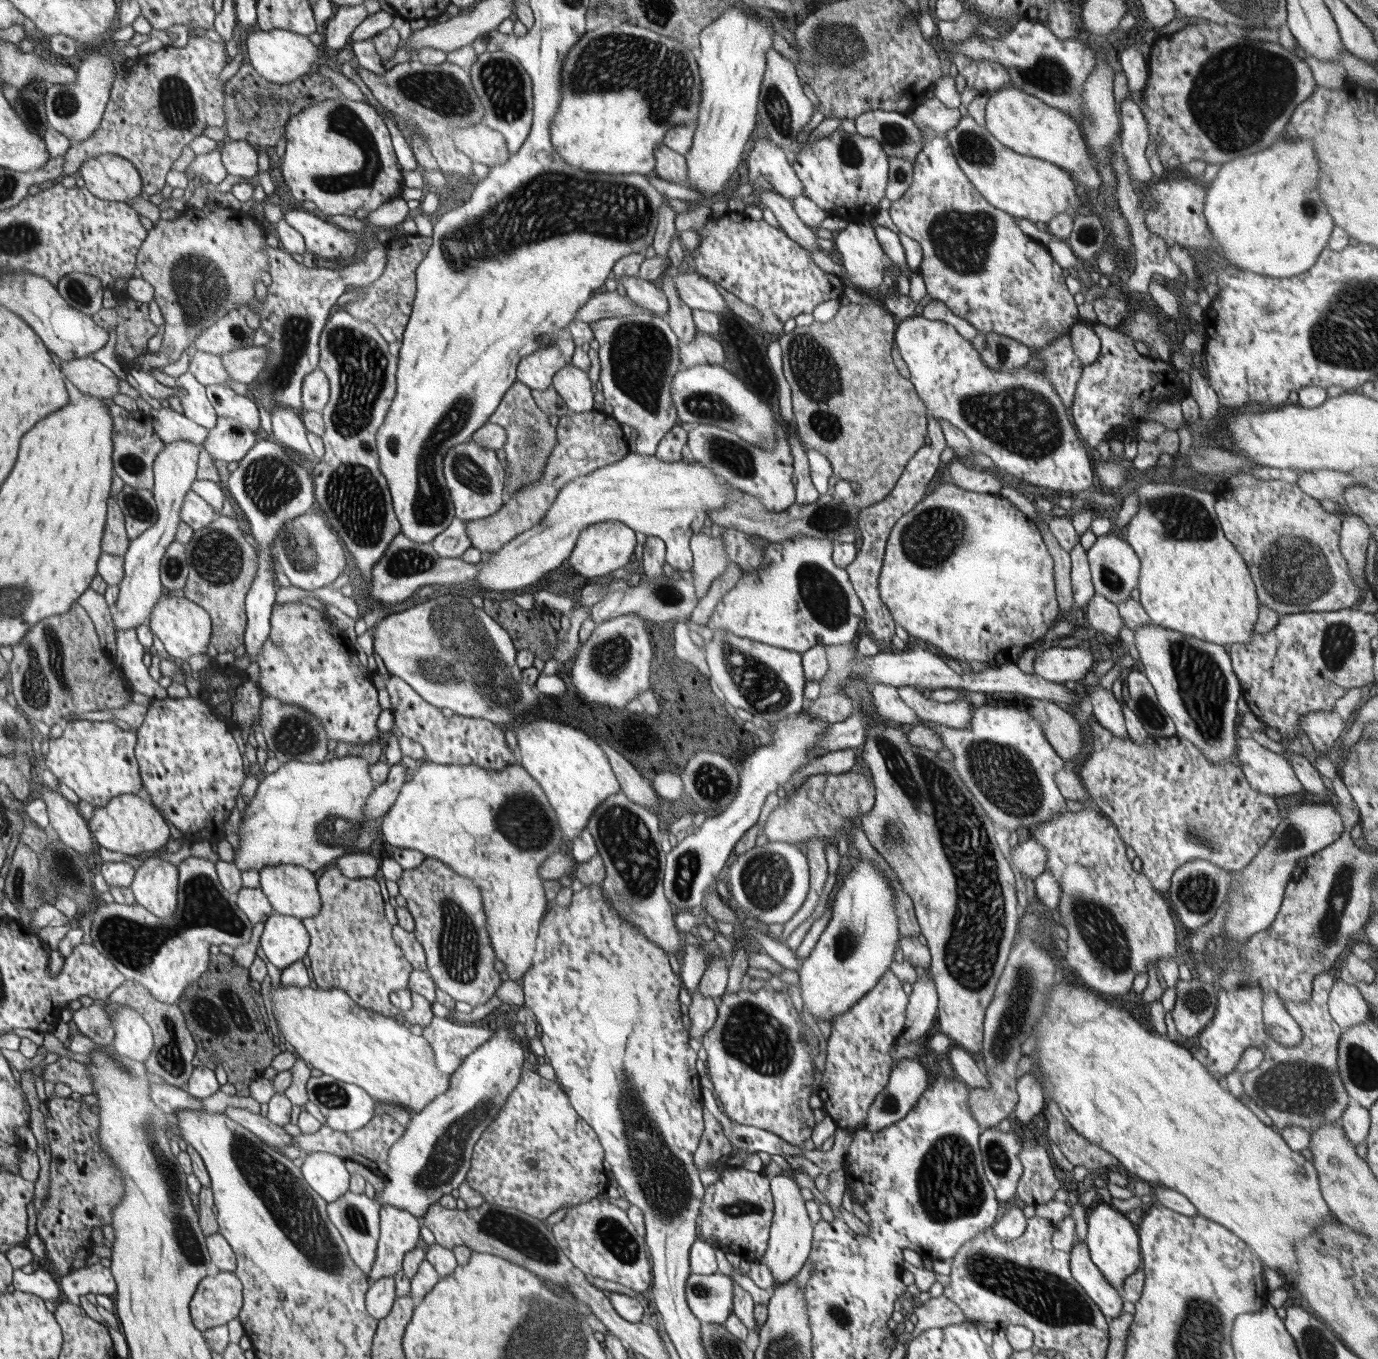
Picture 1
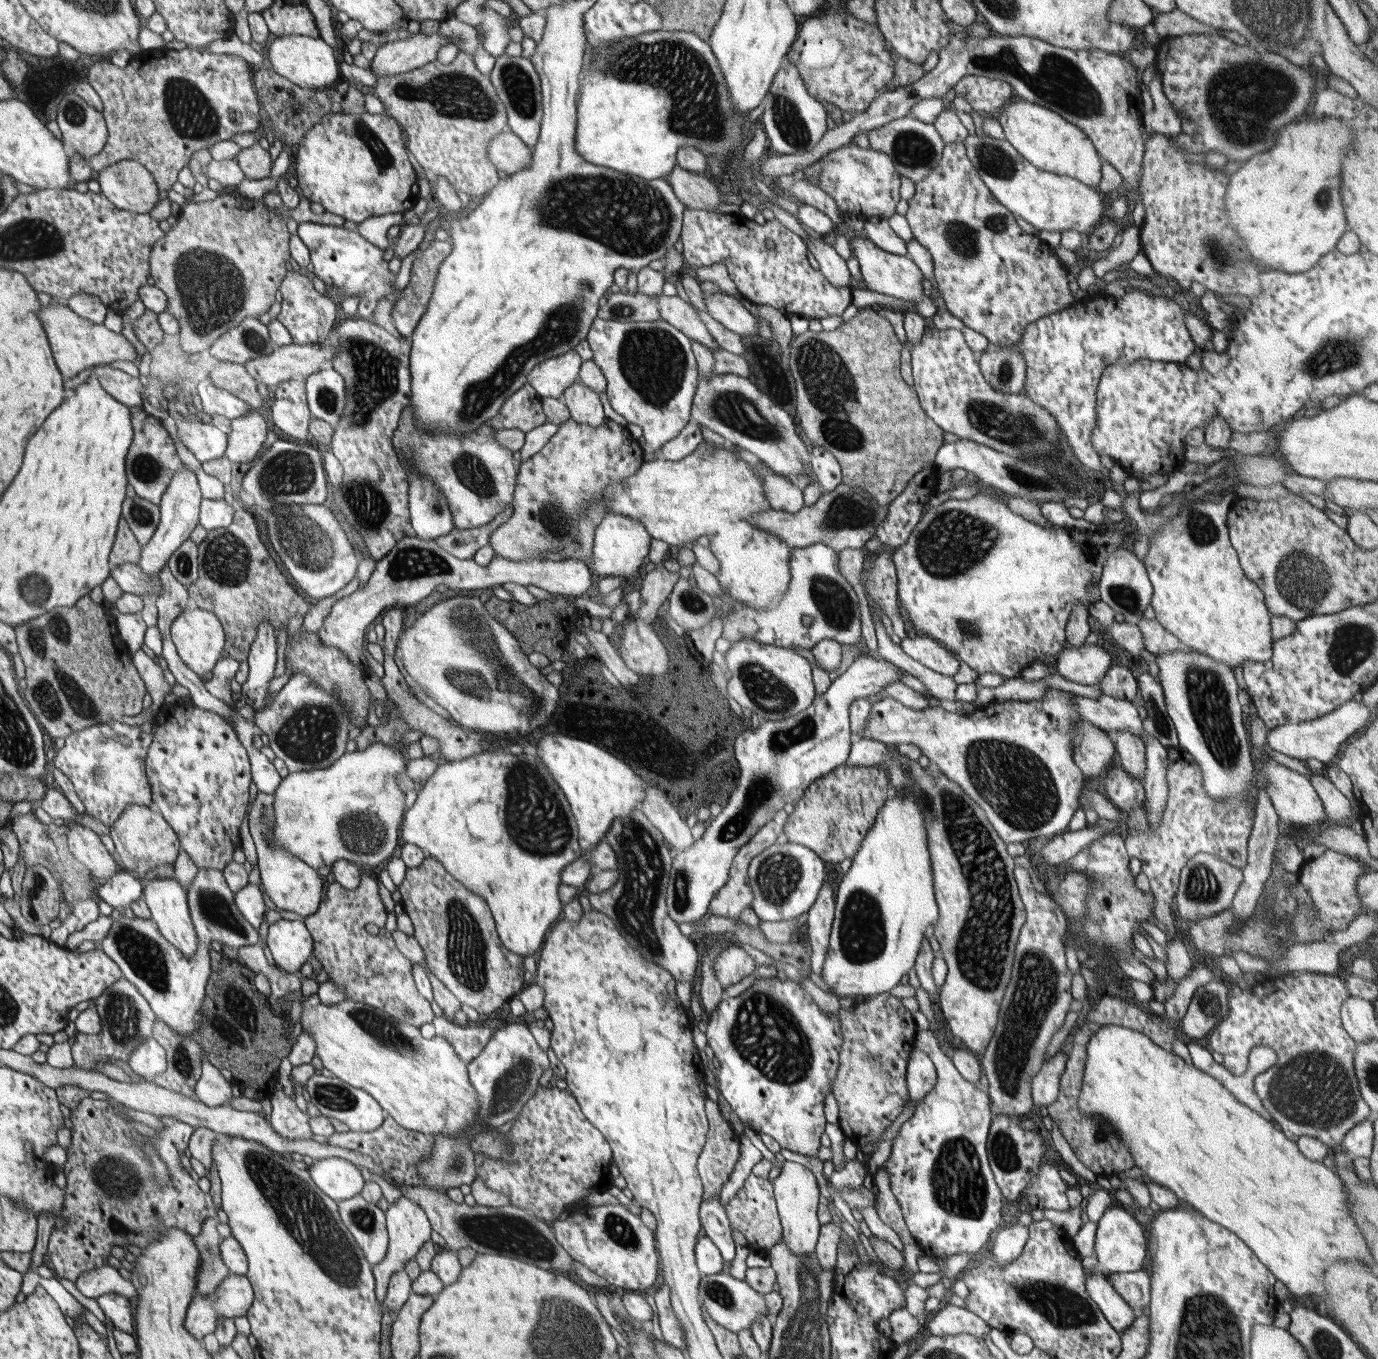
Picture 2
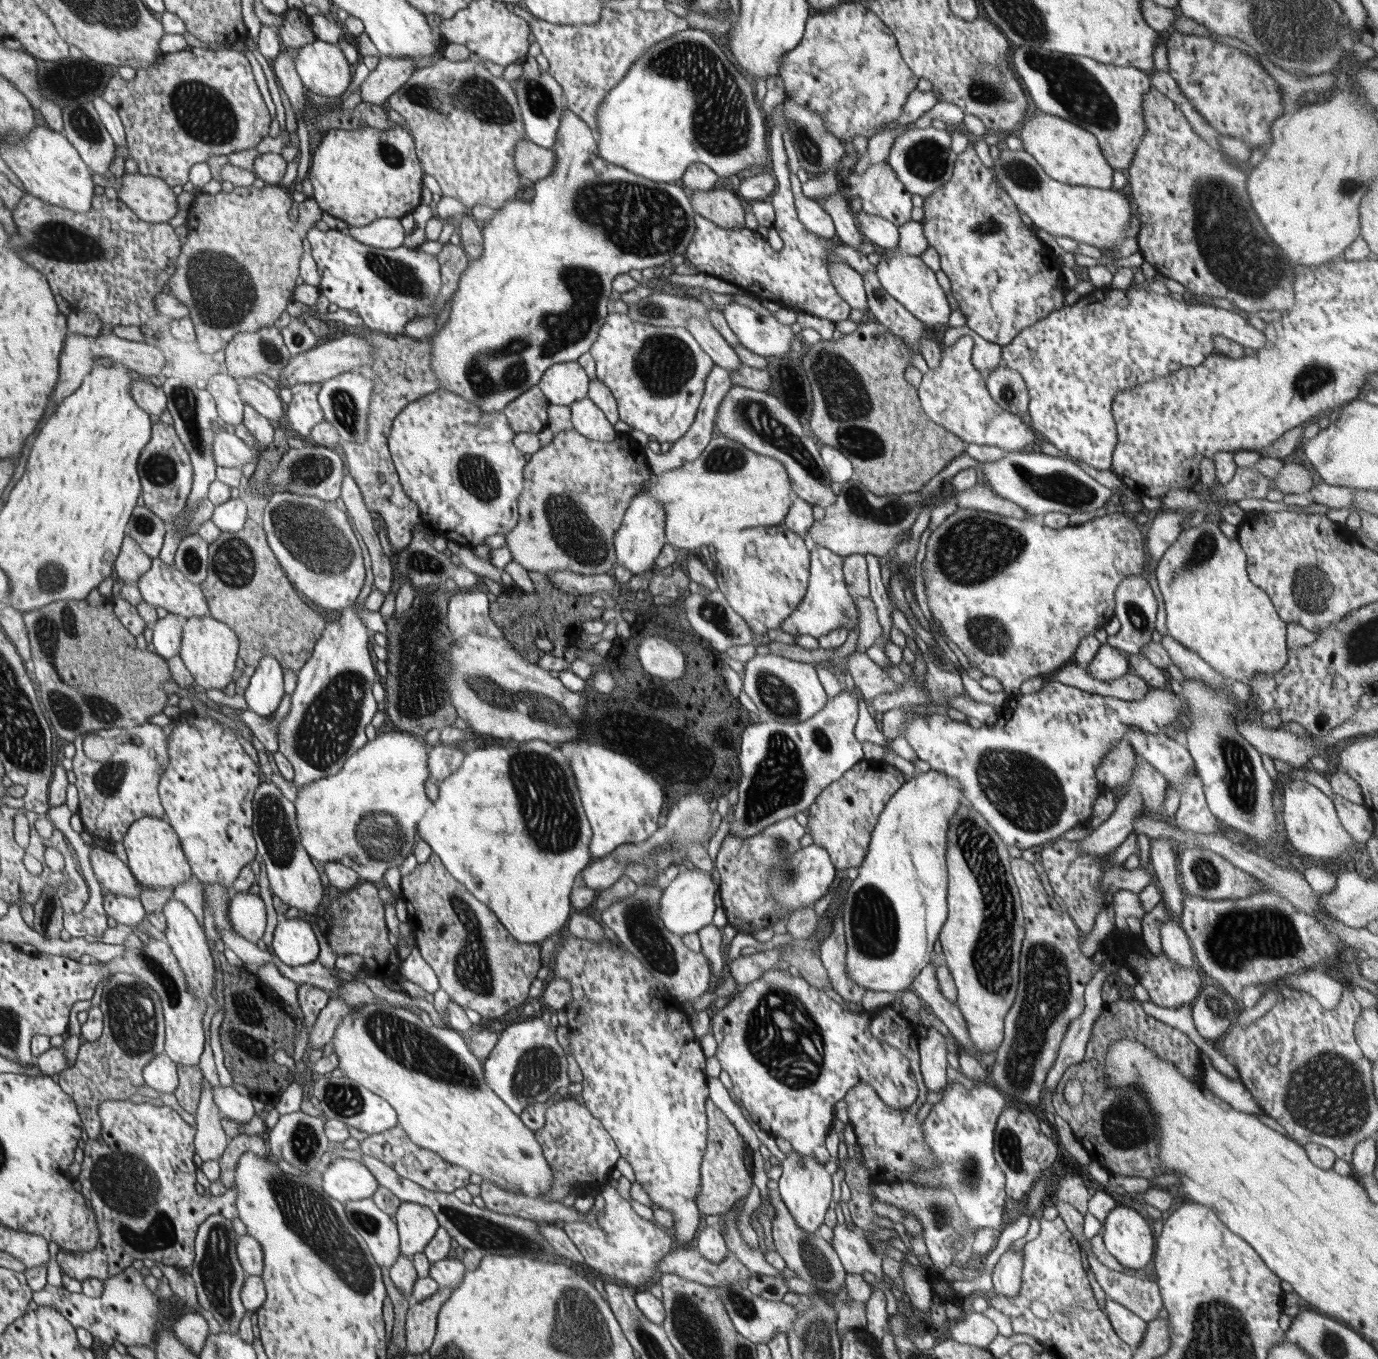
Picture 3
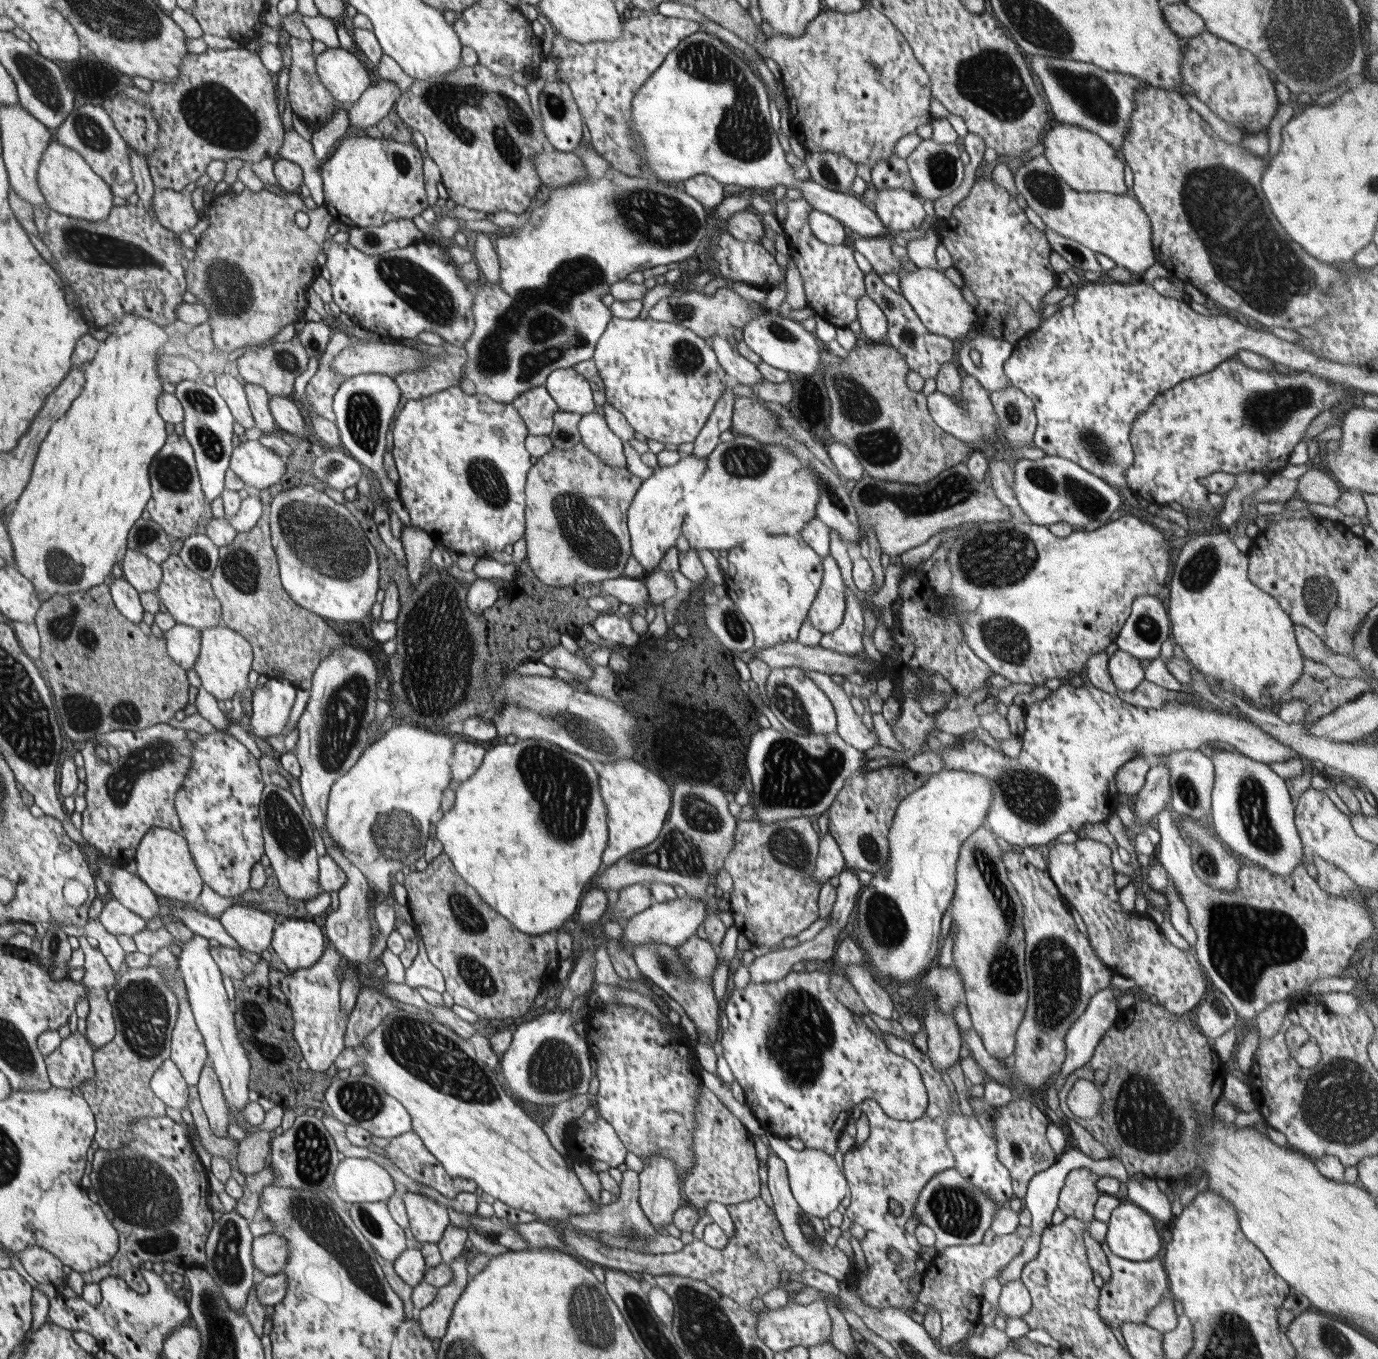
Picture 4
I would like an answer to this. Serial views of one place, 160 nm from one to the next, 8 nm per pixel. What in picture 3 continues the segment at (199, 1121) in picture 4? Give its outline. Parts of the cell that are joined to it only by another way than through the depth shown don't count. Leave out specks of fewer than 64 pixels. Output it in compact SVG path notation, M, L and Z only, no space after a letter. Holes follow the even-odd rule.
M177 1064L177 1073L179 1083L174 1094L178 1100L178 1104L186 1112L195 1115L201 1097L201 1082L204 1079L202 1070L198 1064L194 1066Z

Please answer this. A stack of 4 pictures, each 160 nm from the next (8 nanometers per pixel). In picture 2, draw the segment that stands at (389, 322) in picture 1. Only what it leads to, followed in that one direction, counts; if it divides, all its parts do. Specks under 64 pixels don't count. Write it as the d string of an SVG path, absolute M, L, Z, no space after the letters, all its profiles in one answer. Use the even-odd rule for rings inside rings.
M436 240L427 250L420 250L420 253L416 255L416 258L412 263L409 285L400 292L400 297L393 303L393 325L402 337L409 338L412 336L414 329L418 327L418 323L420 323L420 319L422 319L422 315L424 315L426 309L429 308L432 292L434 292L434 281L436 281L436 277L438 277L438 269L440 269L442 262L446 261L446 256L450 256L452 248L453 244L450 240Z

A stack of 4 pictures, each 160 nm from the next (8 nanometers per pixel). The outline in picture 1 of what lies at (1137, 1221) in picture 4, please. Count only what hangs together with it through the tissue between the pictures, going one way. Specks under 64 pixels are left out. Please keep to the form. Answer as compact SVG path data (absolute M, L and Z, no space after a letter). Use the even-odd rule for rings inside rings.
M1103 1201L1087 1214L1087 1224L1085 1243L1089 1256L1100 1269L1100 1274L1106 1278L1106 1282L1122 1296L1124 1280L1128 1276L1132 1276L1142 1266L1138 1232L1124 1214L1116 1211L1110 1204Z

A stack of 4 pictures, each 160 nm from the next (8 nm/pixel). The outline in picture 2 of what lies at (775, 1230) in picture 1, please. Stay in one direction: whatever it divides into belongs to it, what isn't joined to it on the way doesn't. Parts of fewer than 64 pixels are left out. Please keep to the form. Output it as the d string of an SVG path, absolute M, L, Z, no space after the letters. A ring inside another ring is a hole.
M782 1160L780 1174L772 1184L782 1226L781 1241L786 1242L790 1252L796 1256L815 1253L821 1226L816 1211L818 1211L820 1194L825 1190L819 1188L816 1176L805 1165L786 1160Z

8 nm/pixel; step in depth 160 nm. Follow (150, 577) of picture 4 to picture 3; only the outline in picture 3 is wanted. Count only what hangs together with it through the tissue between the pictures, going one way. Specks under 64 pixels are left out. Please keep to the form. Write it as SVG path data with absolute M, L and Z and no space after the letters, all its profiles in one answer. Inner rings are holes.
M126 537L117 557L114 576L117 582L136 584L151 566L152 558L142 550L141 546L138 546L132 537Z

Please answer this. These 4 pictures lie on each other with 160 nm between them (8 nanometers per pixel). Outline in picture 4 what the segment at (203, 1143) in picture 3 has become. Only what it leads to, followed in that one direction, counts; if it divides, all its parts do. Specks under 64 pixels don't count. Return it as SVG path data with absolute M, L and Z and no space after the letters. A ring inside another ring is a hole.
M210 1063L205 1065L199 1084L196 1087L213 1135L220 1138L228 1137L229 1106L226 1104L217 1074Z

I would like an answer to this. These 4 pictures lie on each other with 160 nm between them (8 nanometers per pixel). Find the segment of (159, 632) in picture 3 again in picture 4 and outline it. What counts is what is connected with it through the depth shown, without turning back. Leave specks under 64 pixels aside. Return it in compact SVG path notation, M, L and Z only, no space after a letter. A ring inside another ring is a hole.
M176 623L176 626L164 631L164 637L167 638L170 656L186 670L193 668L200 654L201 632L192 626Z

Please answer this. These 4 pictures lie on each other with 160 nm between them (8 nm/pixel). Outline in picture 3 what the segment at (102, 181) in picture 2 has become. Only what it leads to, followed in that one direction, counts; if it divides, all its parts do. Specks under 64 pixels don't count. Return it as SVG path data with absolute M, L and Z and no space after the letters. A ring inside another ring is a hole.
M125 172L119 180L113 180L118 191L120 201L125 202L138 216L146 222L166 222L172 220L178 212L177 195L165 180L156 176L146 176L139 172Z

